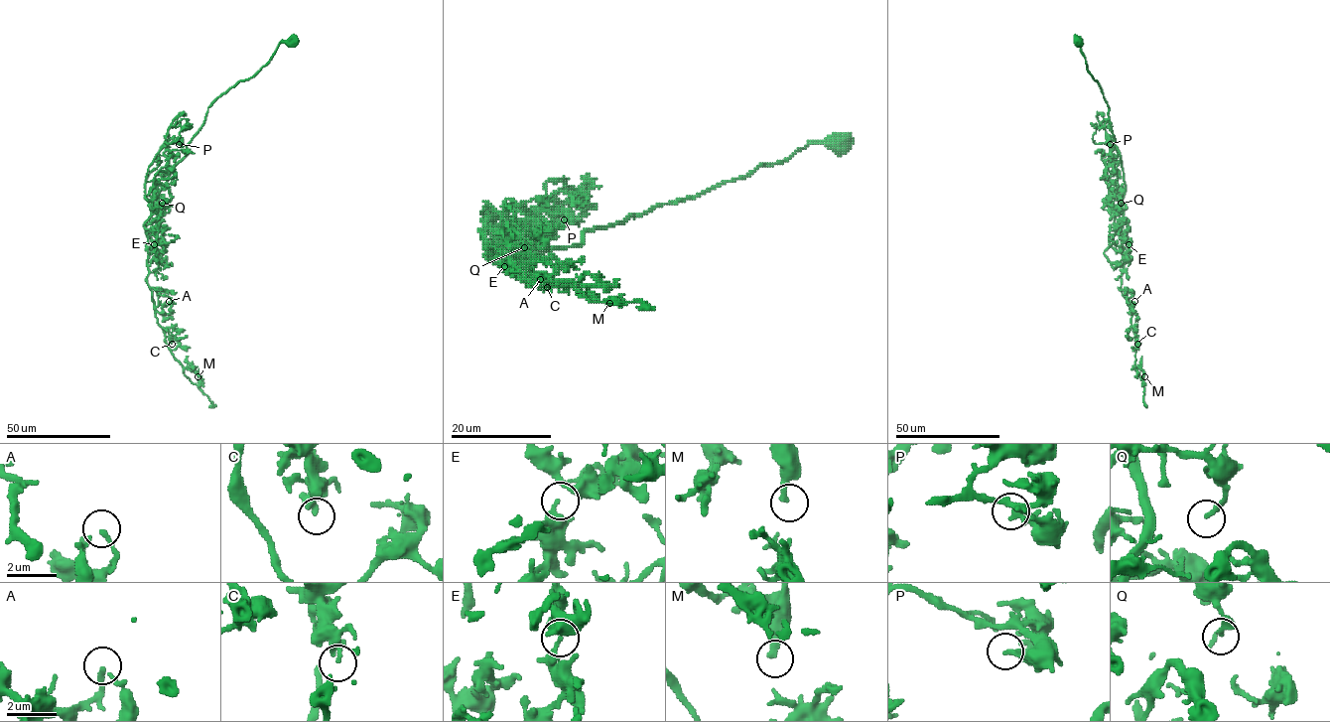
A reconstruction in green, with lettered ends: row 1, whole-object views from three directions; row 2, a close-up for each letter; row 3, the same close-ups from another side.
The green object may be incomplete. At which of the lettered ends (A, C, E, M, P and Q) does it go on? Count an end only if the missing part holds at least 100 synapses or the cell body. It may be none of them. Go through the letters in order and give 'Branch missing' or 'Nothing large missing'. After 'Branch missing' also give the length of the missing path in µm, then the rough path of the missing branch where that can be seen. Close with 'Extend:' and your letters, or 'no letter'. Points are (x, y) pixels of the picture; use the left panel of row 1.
A: Nothing large missing
C: Nothing large missing
E: Nothing large missing
M: Nothing large missing
P: Nothing large missing
Q: Nothing large missing
Extend: no letter

